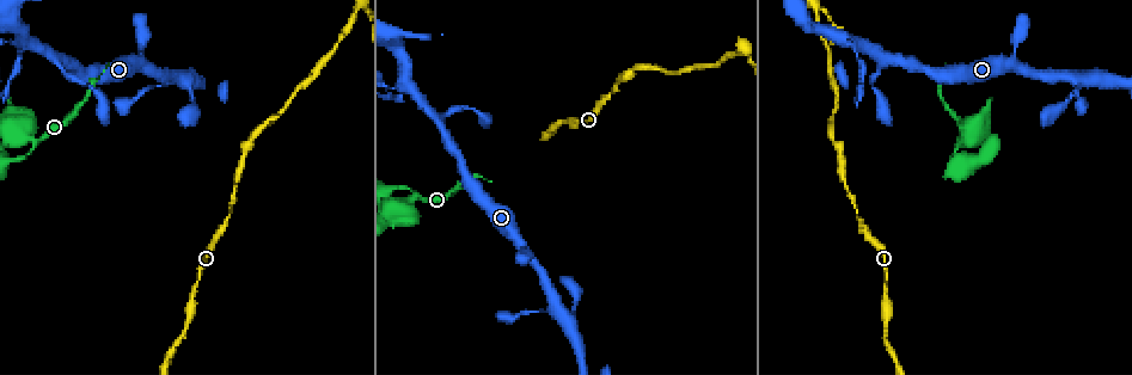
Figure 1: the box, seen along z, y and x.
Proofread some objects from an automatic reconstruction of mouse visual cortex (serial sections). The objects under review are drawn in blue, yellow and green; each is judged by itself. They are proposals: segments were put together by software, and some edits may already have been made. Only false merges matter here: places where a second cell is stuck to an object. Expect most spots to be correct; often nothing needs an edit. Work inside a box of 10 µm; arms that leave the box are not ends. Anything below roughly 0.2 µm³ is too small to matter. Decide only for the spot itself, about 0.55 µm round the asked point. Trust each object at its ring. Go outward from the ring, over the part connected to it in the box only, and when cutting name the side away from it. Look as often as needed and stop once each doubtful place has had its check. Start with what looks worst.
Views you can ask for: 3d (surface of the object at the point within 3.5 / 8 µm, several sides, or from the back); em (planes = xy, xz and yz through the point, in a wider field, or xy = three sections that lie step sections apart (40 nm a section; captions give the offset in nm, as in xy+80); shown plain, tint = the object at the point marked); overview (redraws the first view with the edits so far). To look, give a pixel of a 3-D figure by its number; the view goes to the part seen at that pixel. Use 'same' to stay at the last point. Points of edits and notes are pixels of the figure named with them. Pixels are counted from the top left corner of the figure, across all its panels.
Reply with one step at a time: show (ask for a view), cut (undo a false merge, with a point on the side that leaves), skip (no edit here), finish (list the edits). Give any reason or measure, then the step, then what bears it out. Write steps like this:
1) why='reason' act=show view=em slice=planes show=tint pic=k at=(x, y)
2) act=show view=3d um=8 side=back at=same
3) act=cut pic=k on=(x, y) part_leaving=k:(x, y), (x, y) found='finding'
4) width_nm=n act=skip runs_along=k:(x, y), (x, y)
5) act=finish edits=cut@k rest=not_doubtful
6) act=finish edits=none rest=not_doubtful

why='three-way junction' act=show view=3d um=8 pic=1 at=(818, 20)

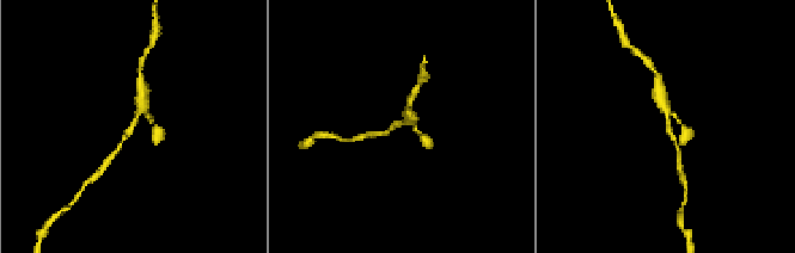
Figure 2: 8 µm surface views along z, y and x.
arms=3 arm_widths_nm=100,150,250 act=show view=em slice=planes show=tint at=same

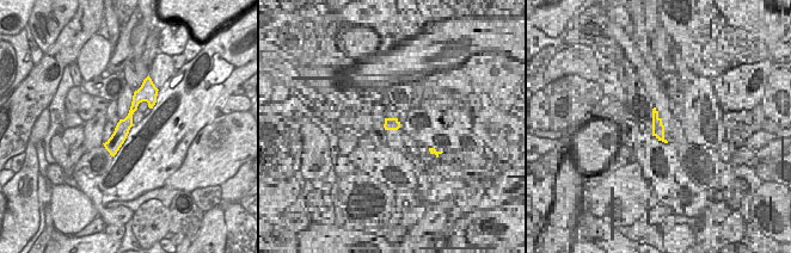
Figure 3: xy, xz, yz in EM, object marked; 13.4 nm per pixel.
act=skip runs_along=2:(678, 150), (667, 113), (654, 100) found='continuous, no second cell'

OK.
why='four arms meet' act=show view=3d um=8 pic=1 at=(15, 161)

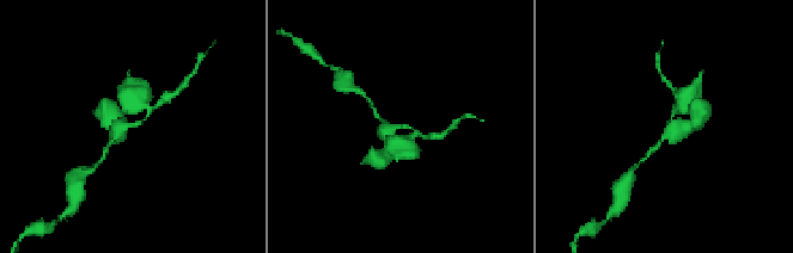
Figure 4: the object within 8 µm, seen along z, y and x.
why='closer look' act=show view=3d um=3.5 side=back at=same

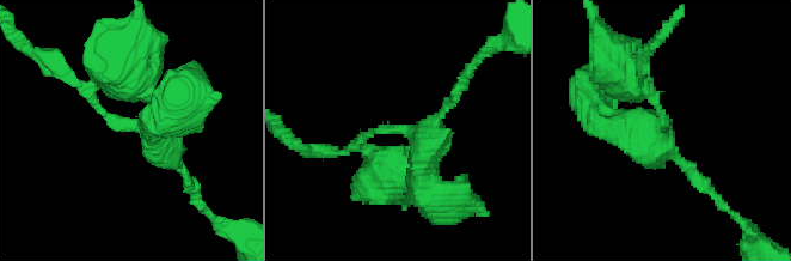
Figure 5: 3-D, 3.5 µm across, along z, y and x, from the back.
arms=4 arm_widths_nm=150,350,400,400 why='shape alone is not enough' act=show view=em slice=xy step=3 show=tint pic=5 at=(665, 124)

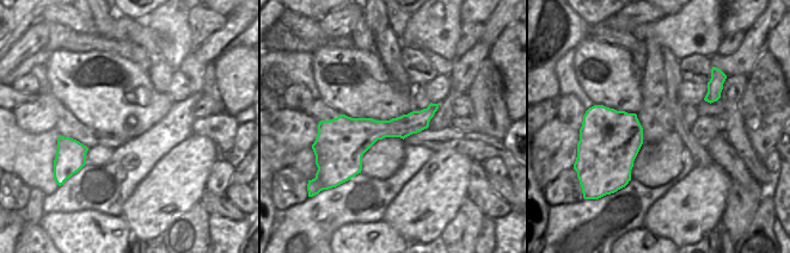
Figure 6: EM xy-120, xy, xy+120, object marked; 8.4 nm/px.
act=skip runs_along=5:(73, 77), (121, 125), (161, 125) found='one cell here'

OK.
why='four-way junction' act=show view=3d um=8 pic=1 at=(858, 42)

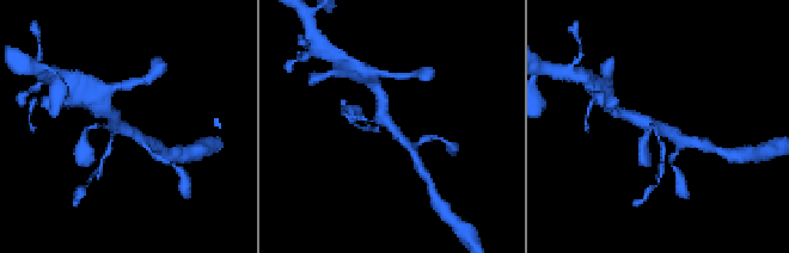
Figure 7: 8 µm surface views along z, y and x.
arms=4 arm_widths_nm=100,150,250,300 why='need the tissue' act=show view=em slice=xy step=1 show=tint at=same

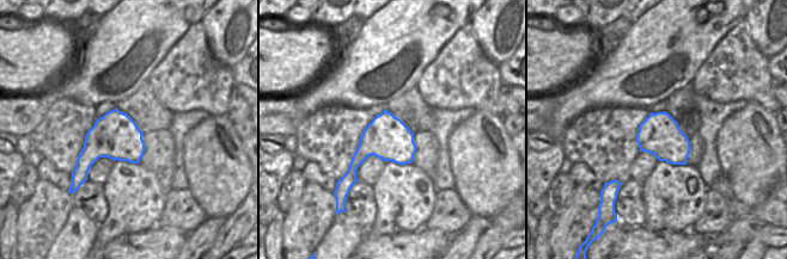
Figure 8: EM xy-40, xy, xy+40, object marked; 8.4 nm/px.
width_nm=360 act=skip runs_along=7:(409, 148), (381, 115), (380, 96) found='all the same cell'

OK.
act=finish edits=none rest=not_doubtful

